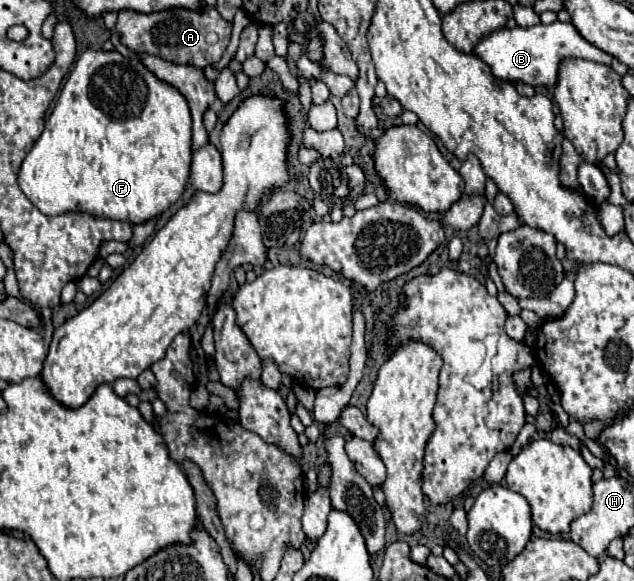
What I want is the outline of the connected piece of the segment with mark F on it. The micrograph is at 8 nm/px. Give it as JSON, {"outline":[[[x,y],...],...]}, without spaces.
{"outline":[[[86,50],[76,60],[44,132],[24,158],[18,184],[46,216],[86,212],[94,218],[144,224],[166,212],[182,196],[190,160],[192,118],[184,96],[174,86],[158,80],[144,64],[134,64],[134,60],[124,58],[116,50]]]}

